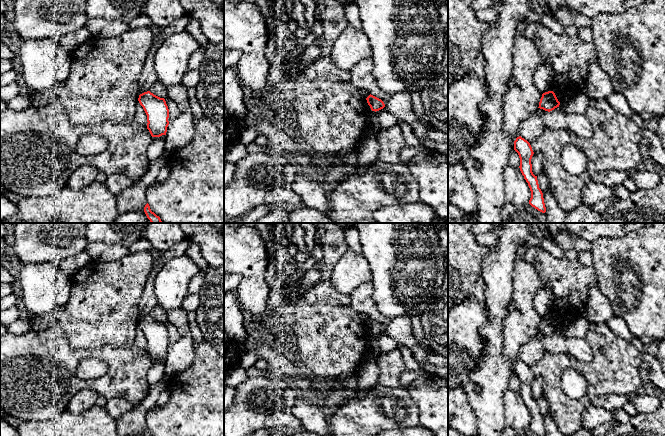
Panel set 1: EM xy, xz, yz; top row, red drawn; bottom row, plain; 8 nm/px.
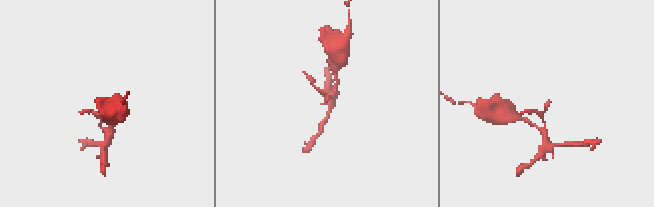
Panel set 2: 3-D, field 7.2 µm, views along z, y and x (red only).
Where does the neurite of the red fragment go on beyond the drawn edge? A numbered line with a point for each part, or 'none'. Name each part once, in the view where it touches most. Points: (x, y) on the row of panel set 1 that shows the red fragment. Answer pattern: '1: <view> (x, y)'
none

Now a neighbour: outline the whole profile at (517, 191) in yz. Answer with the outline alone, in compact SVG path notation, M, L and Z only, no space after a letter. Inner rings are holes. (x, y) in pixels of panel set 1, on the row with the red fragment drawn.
M507 165L503 177L507 202L515 206L529 203L531 191L520 168Z

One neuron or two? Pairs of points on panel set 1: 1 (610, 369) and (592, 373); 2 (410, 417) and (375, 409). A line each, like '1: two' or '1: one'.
1: one
2: one

